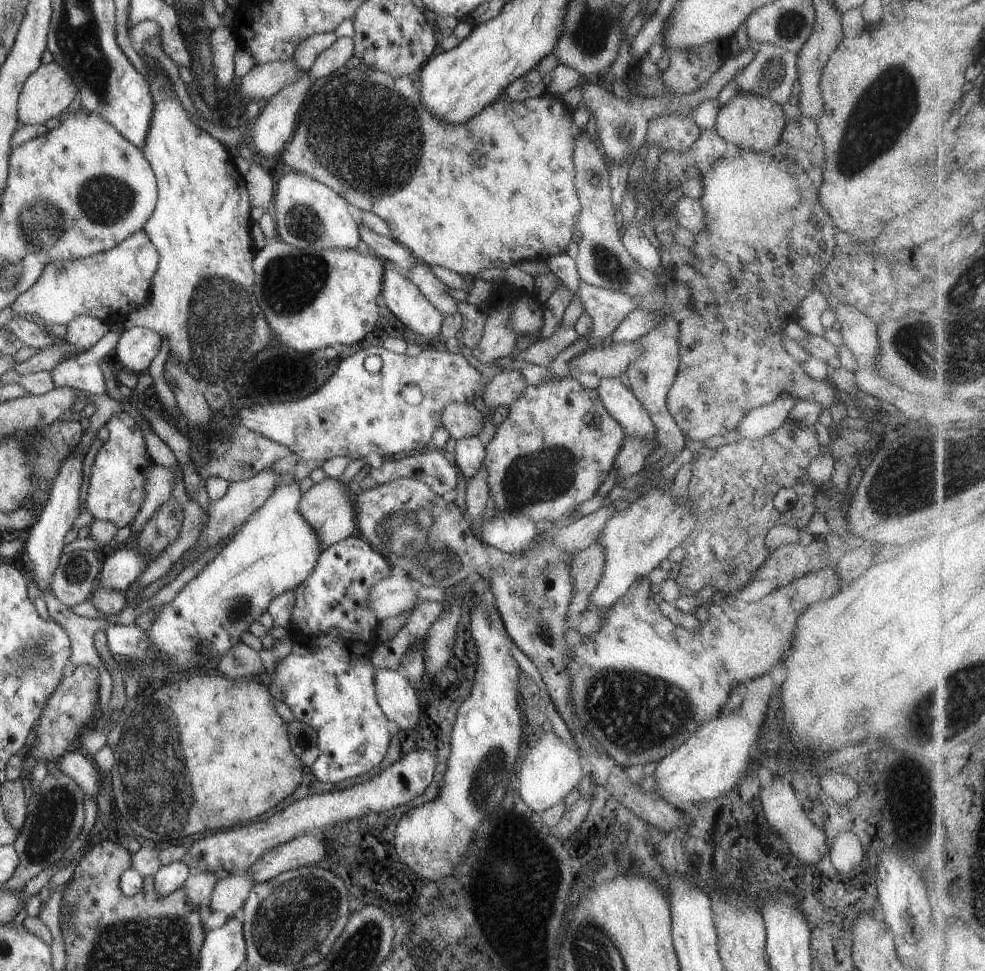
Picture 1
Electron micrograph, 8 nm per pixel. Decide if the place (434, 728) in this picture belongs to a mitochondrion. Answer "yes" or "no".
no

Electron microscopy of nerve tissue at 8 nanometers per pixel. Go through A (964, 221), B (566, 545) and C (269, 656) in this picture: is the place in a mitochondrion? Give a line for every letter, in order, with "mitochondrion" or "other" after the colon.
A: other
B: other
C: other

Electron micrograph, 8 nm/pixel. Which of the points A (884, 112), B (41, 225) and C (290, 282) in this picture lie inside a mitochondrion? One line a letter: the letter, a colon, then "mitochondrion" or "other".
A: mitochondrion
B: mitochondrion
C: mitochondrion

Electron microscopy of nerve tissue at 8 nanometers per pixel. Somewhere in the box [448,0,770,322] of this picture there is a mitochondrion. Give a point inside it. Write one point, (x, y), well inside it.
(591, 33)

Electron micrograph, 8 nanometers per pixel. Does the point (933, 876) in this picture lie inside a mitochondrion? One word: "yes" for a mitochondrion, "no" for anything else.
no

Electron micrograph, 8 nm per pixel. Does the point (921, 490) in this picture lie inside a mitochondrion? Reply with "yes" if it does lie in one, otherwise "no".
yes

